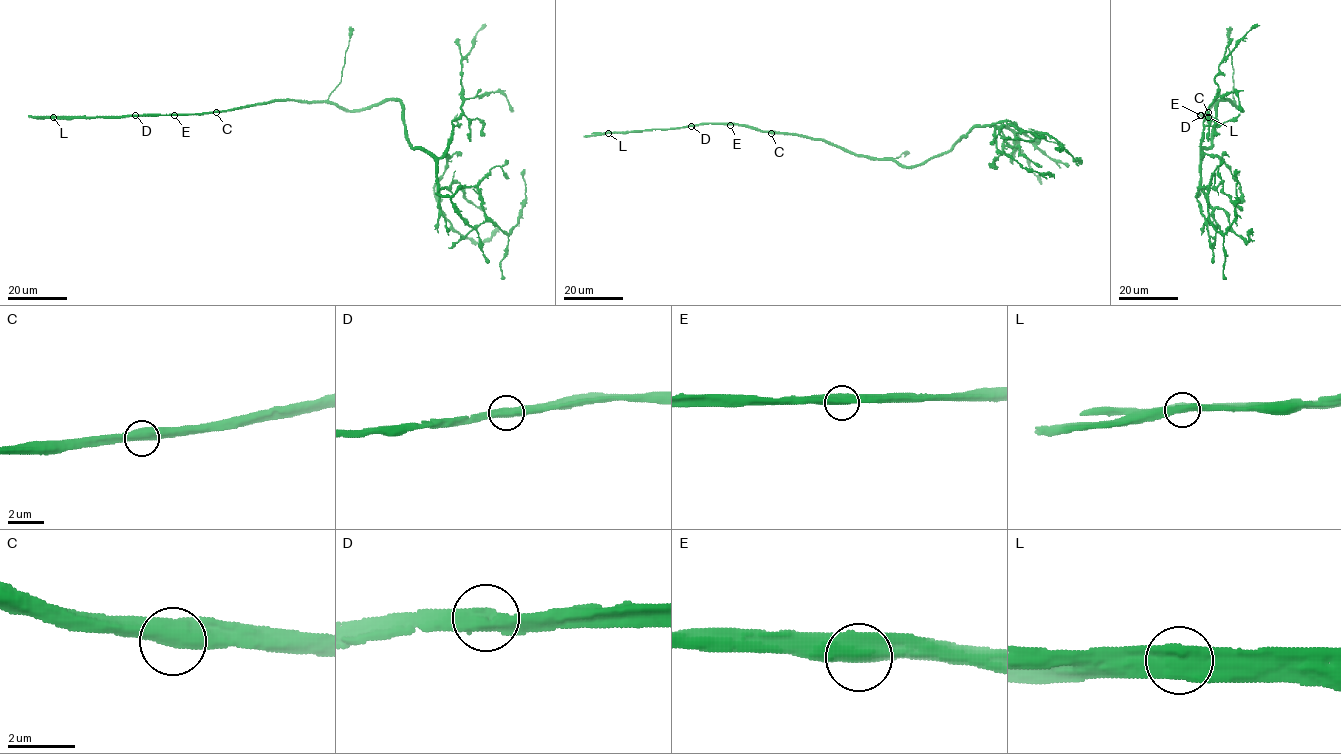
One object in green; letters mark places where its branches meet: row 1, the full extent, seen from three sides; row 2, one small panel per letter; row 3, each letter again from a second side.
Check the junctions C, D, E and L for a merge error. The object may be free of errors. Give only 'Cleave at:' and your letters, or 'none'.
Cleave at: L

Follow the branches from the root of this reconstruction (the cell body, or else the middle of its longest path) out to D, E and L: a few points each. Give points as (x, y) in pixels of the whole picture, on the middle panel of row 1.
D: (916, 165), (900, 166), (889, 159), (855, 156), (822, 140), (797, 135), (737, 125), (691, 125)
E: (916, 165), (900, 166), (889, 159), (855, 156), (822, 140), (730, 125)
L: (916, 165), (900, 166), (889, 159), (855, 156), (822, 140), (737, 125), (699, 123), (608, 133)

